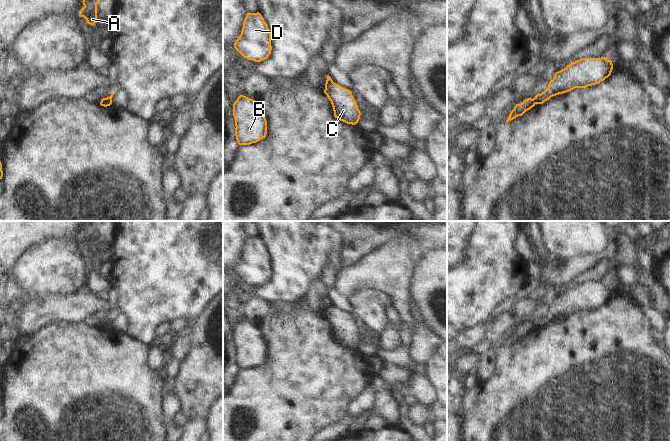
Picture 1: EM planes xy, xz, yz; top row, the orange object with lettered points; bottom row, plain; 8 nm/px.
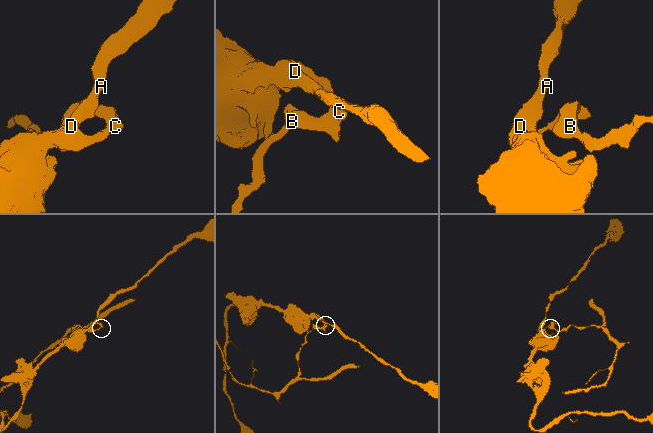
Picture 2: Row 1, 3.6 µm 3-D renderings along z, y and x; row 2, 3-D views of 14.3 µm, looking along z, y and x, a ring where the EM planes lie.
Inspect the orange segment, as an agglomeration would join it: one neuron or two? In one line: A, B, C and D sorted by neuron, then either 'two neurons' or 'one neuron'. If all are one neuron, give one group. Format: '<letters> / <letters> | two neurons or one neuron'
A D / B C | two neurons

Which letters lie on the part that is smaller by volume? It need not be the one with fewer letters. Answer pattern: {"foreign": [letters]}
{"foreign": ["B", "C"]}

